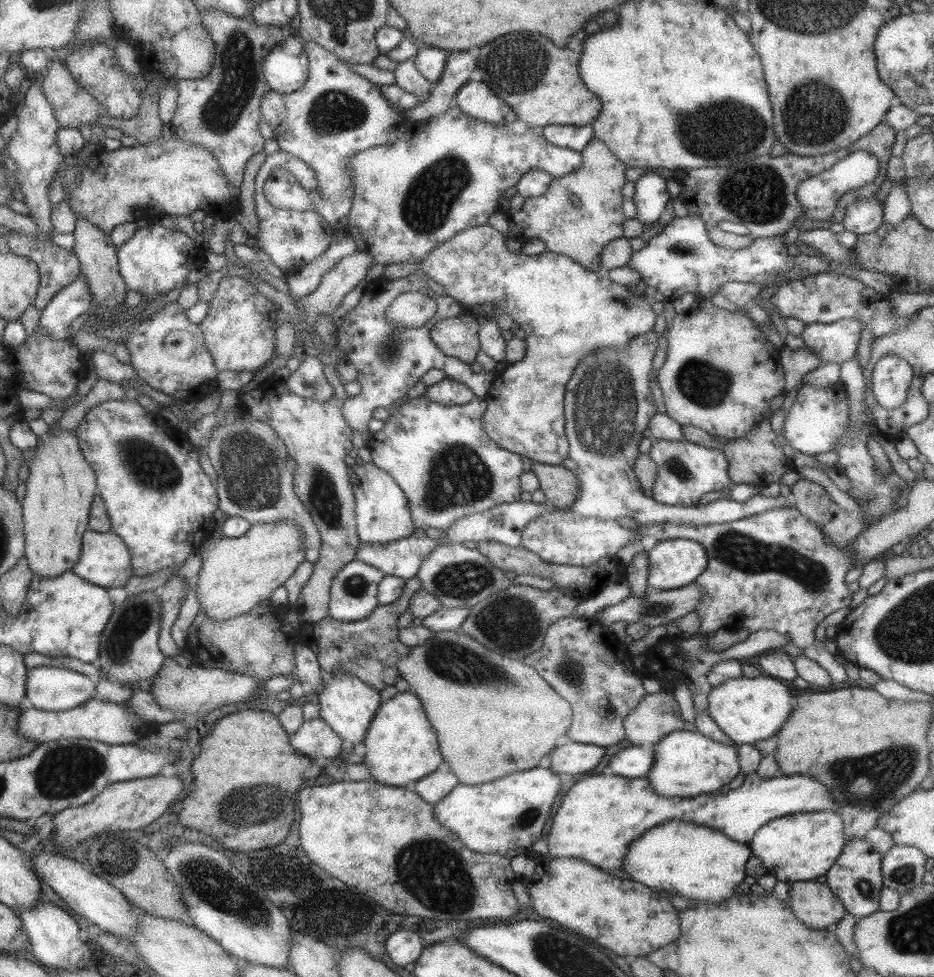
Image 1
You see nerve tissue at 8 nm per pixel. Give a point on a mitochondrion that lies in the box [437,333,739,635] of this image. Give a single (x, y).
(604, 423)

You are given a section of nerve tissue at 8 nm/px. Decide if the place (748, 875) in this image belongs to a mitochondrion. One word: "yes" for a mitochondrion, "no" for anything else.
no

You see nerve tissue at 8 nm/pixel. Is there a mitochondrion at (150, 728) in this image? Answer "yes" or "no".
no

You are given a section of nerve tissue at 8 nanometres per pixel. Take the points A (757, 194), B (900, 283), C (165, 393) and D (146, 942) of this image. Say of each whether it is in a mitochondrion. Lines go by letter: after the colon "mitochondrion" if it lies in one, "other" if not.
A: mitochondrion
B: other
C: other
D: other

